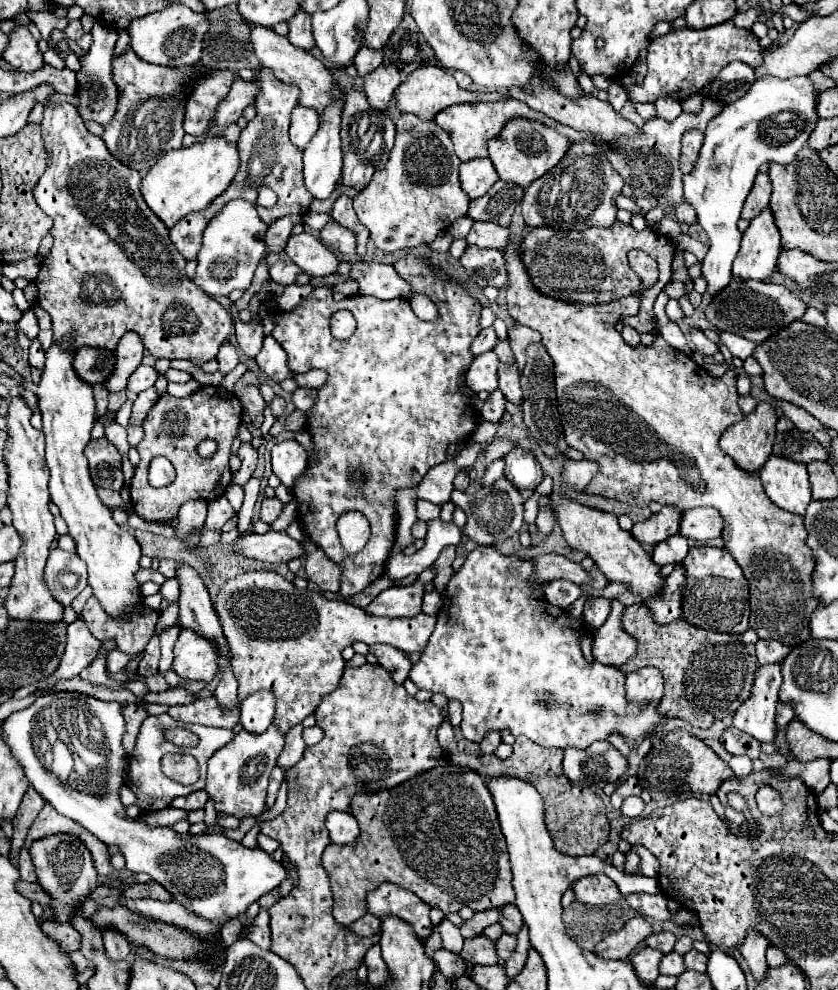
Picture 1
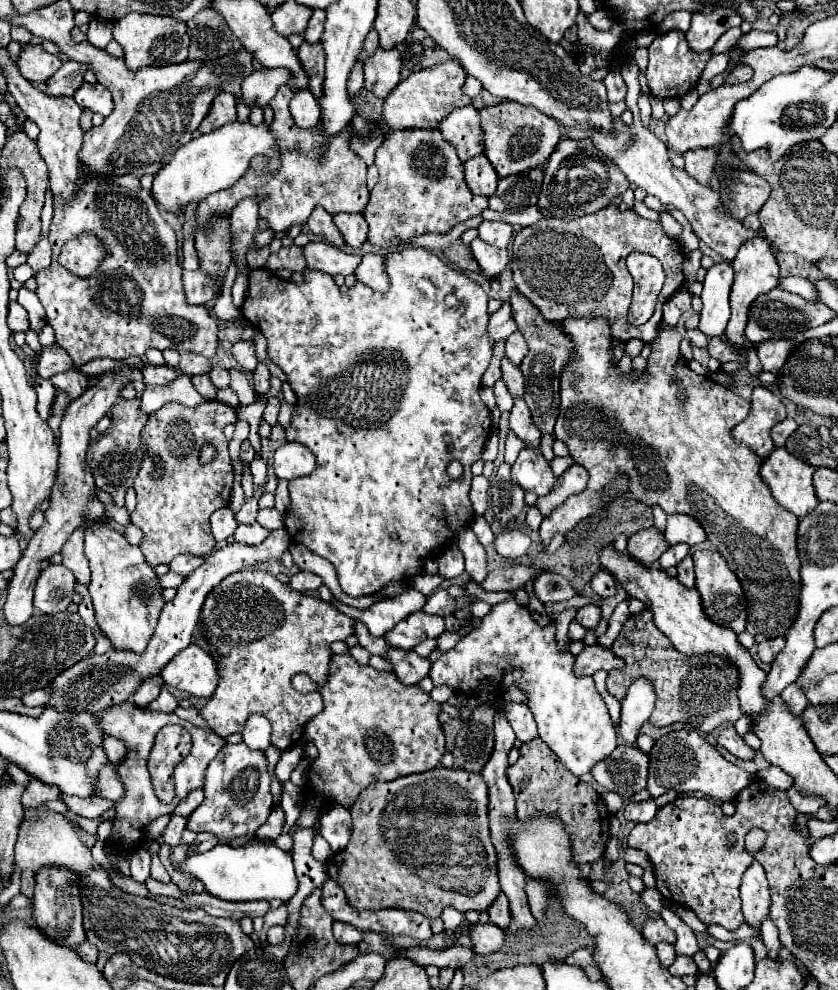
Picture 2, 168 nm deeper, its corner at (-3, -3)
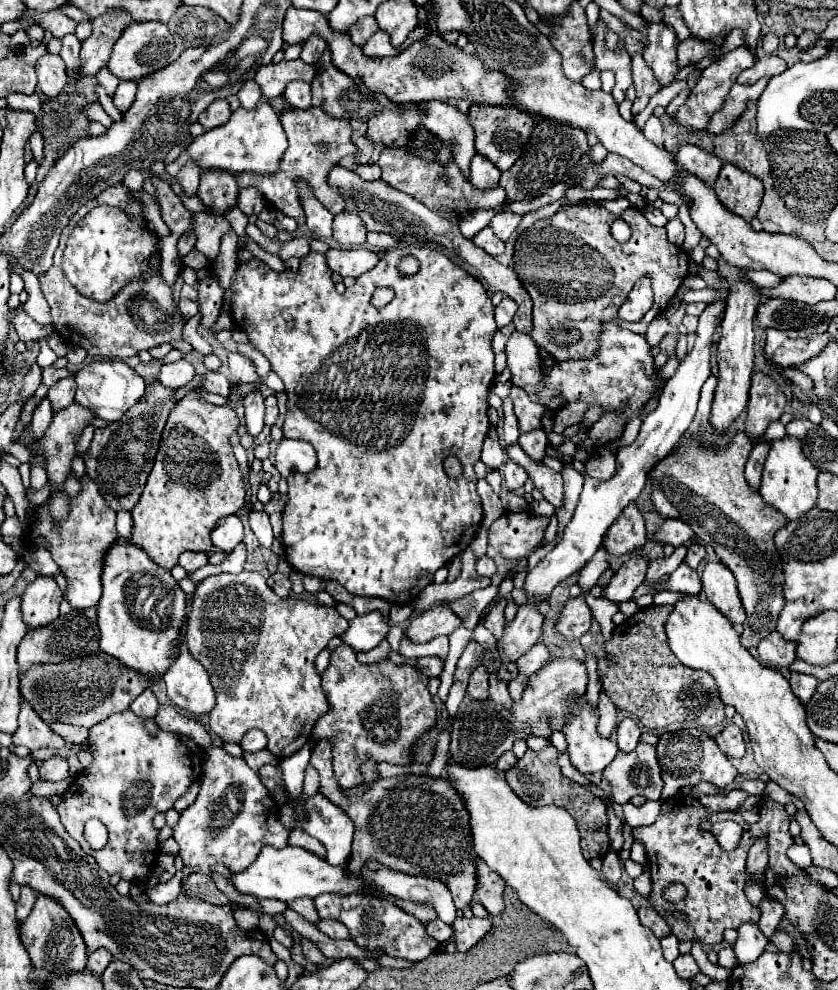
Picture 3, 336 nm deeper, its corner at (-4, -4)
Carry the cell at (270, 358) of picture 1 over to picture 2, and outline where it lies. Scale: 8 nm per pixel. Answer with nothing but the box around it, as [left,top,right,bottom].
[254,362,272,396]

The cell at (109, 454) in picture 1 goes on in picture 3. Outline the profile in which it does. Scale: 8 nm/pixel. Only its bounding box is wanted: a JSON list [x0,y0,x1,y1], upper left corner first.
[83,379,175,511]

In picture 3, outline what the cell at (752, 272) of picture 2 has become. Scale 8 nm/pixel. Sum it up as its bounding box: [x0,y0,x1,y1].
[711,281,757,435]

